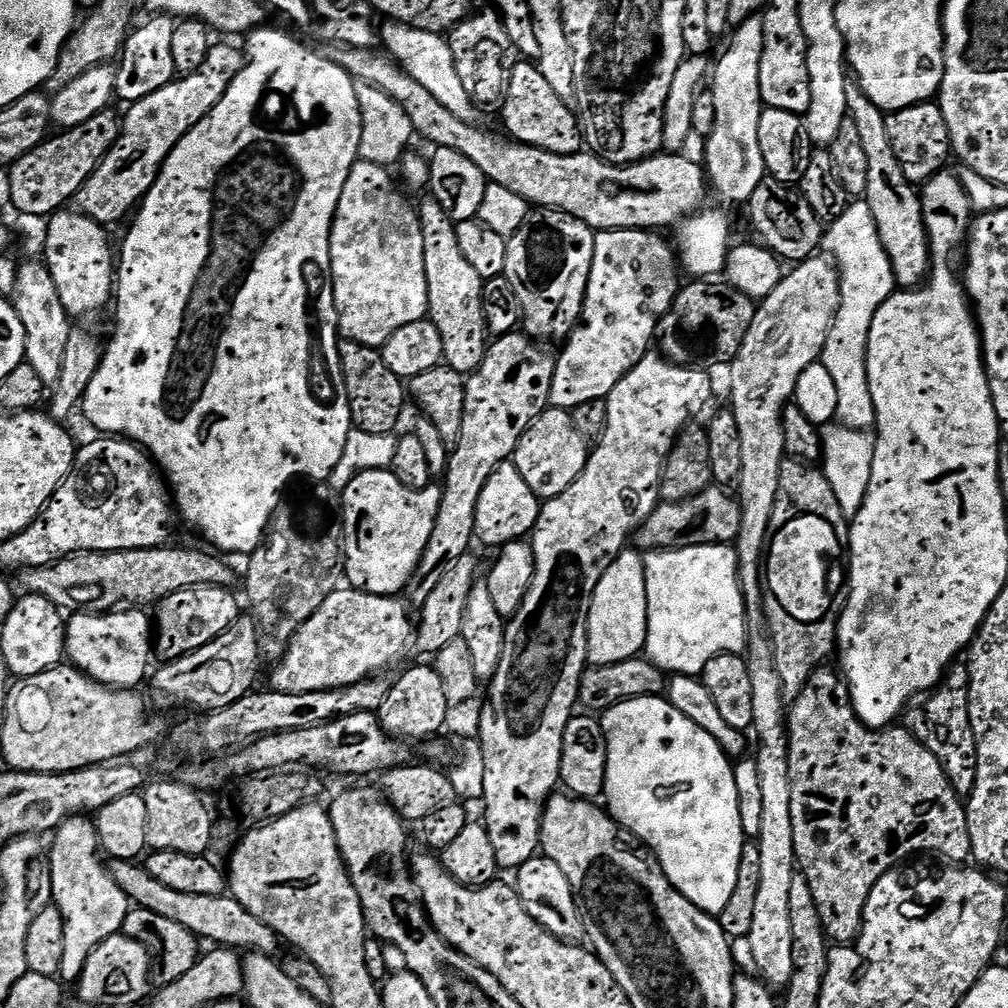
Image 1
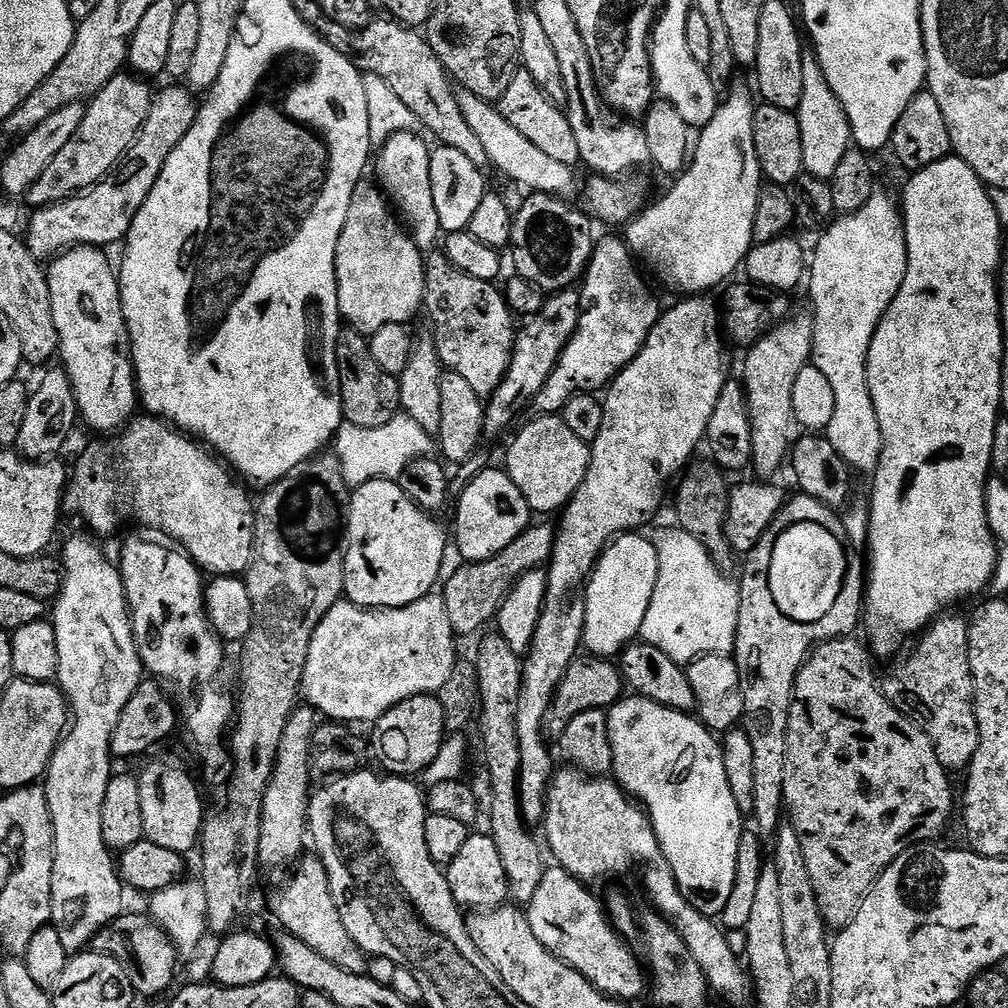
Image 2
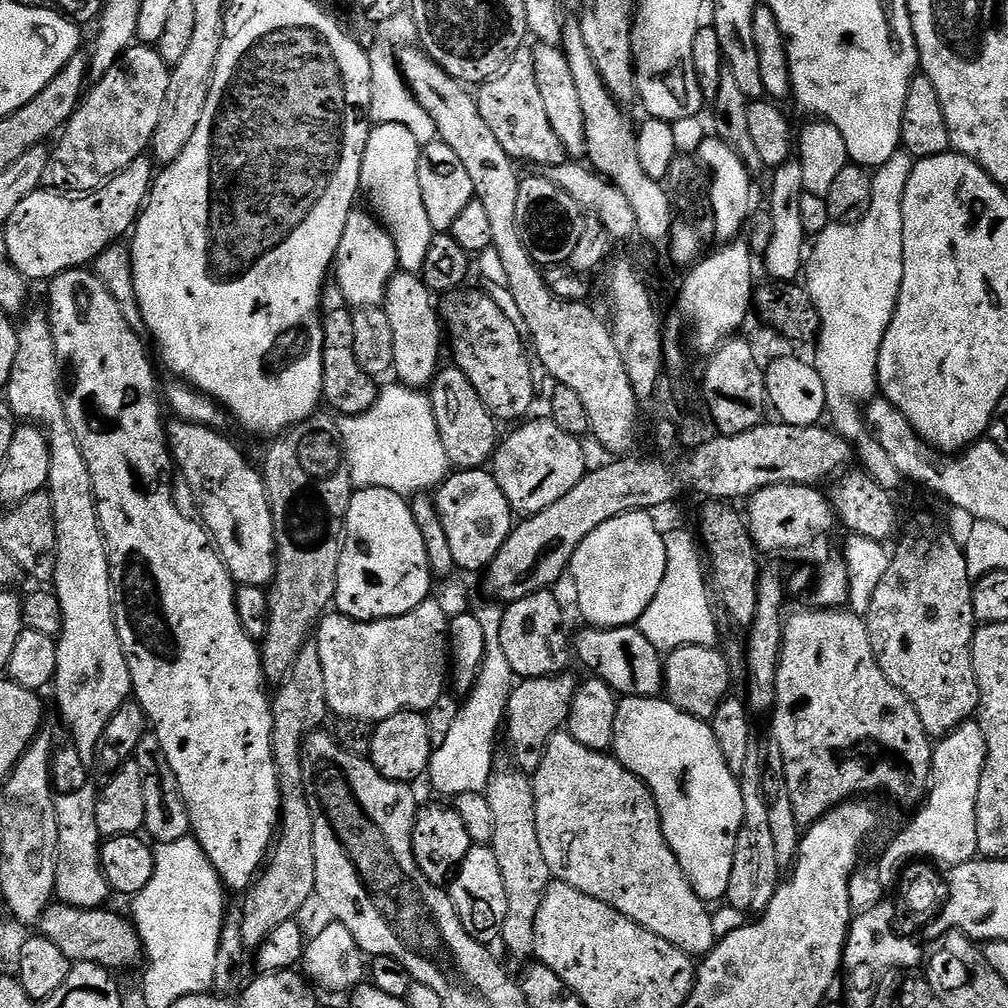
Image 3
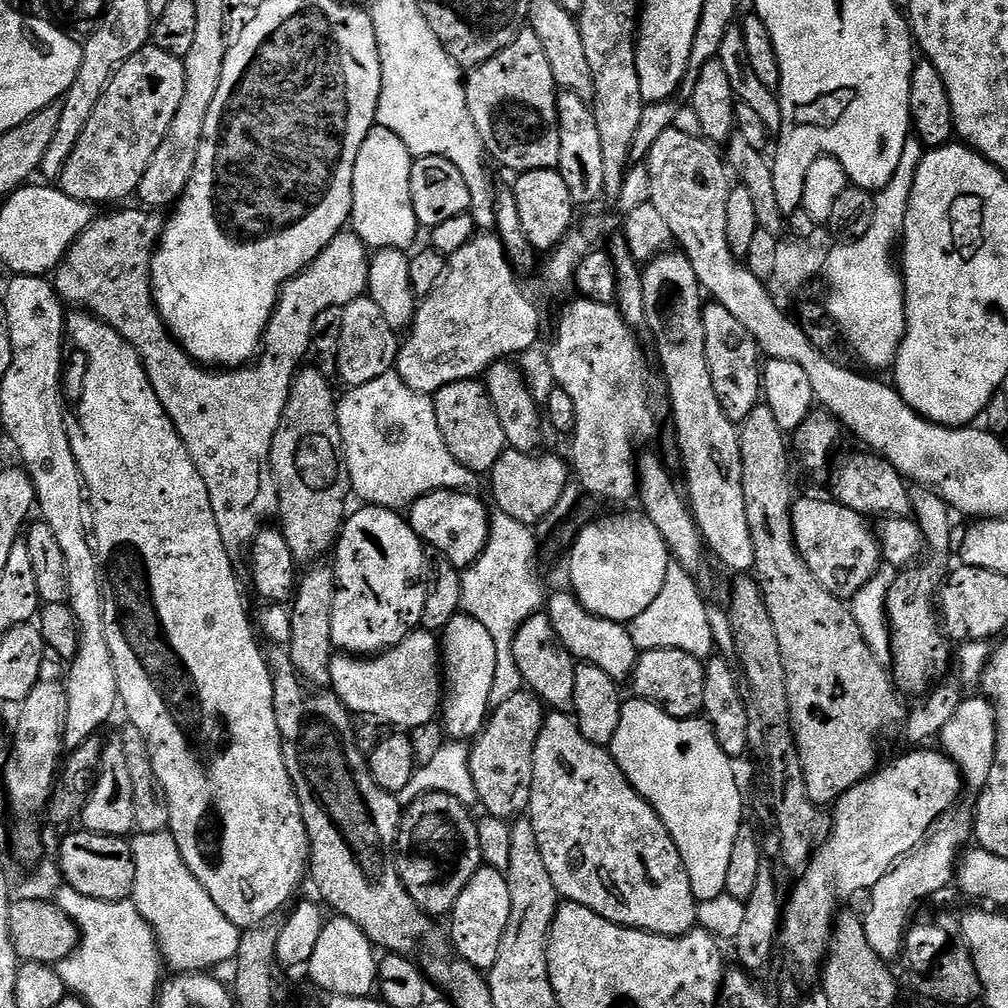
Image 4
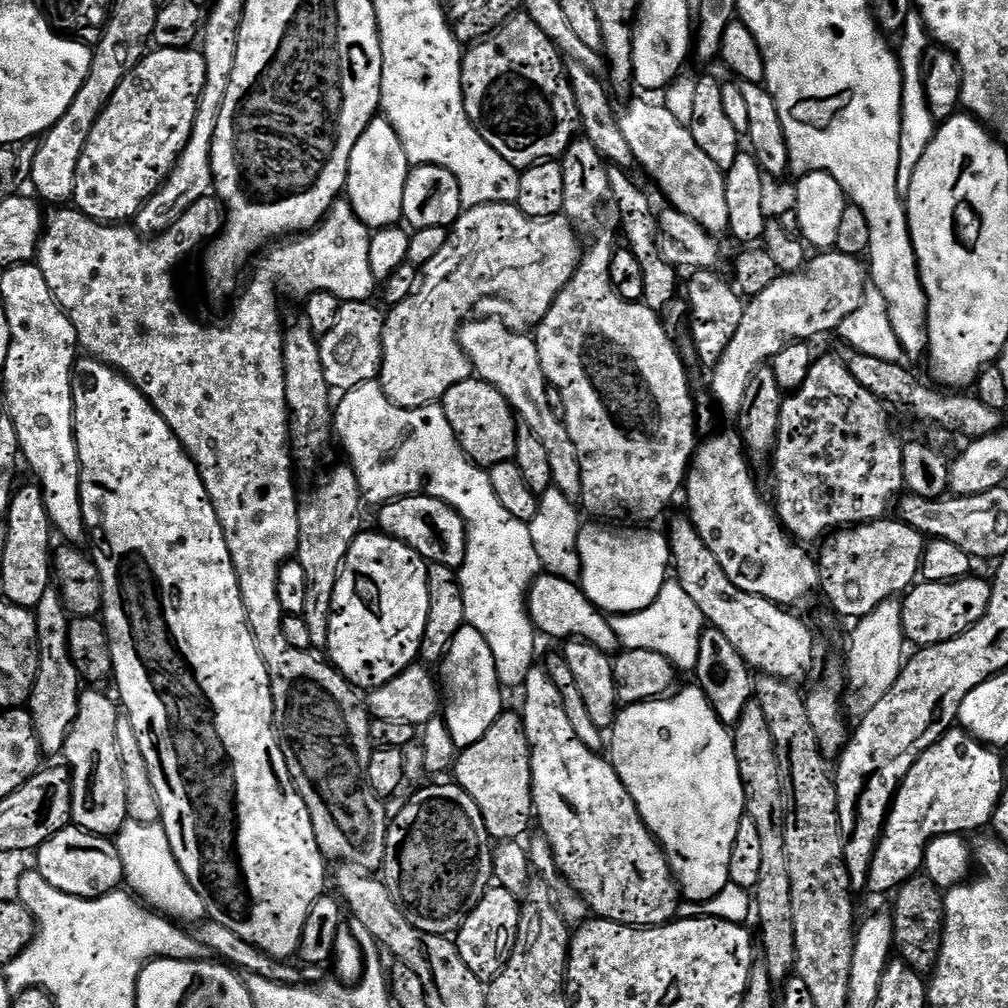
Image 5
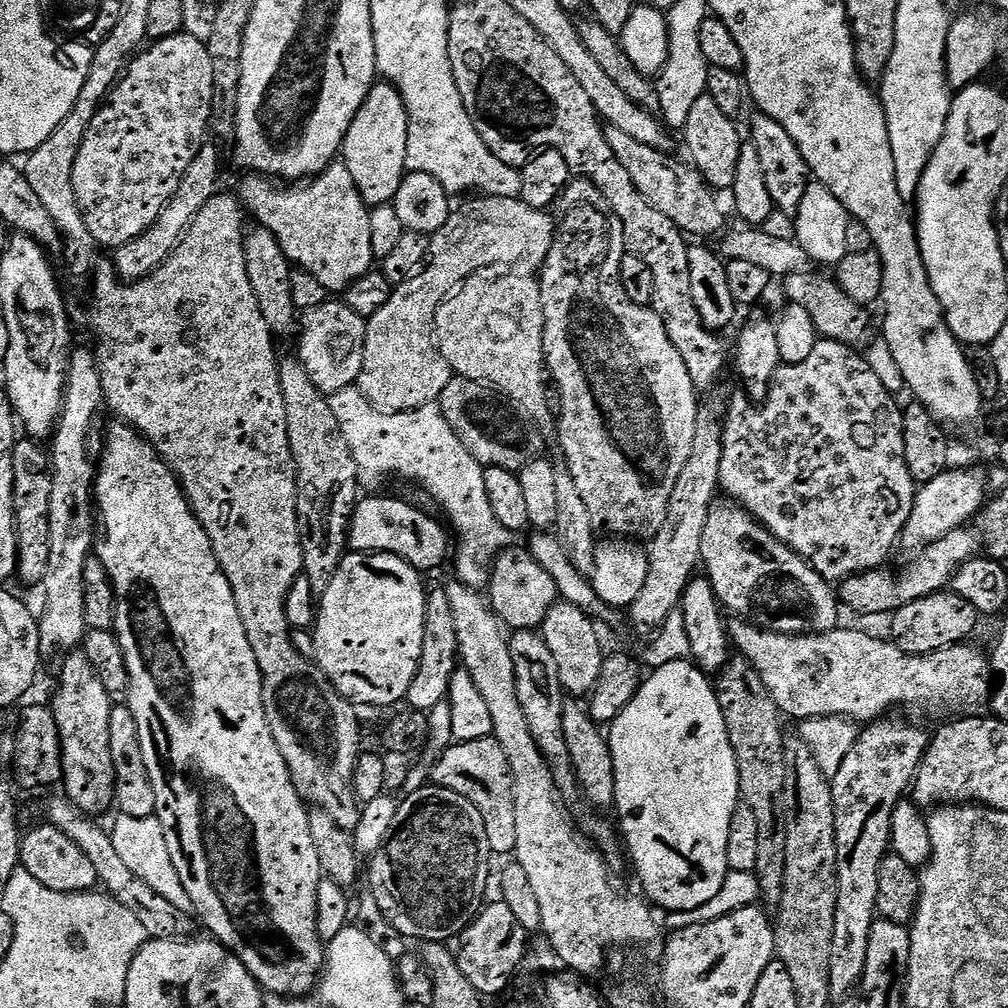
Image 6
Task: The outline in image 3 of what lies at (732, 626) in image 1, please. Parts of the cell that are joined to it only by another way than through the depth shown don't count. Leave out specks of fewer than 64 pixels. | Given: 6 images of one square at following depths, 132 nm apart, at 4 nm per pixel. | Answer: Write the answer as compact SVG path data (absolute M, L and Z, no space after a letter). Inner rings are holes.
M676 528L673 532L670 530L664 532L664 545L666 546L666 574L662 578L662 586L658 586L658 594L654 594L650 606L646 606L646 610L640 615L638 621L640 632L646 634L646 638L650 638L650 642L661 654L673 652L682 646L713 647L717 643L718 616L716 612L712 613L714 600L710 595L710 584L706 579L706 570L702 565L702 552L698 547L697 539L693 533L691 536L690 533Z

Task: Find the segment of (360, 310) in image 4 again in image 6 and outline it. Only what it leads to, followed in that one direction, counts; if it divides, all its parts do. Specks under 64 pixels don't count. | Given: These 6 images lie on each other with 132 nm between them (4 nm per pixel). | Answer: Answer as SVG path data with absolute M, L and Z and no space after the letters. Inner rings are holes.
M329 302L311 308L298 320L298 337L300 336L300 352L298 359L306 366L306 374L310 374L310 382L319 392L331 394L351 388L362 374L362 358L366 346L366 330L368 321L365 317L354 314L350 306L343 302Z

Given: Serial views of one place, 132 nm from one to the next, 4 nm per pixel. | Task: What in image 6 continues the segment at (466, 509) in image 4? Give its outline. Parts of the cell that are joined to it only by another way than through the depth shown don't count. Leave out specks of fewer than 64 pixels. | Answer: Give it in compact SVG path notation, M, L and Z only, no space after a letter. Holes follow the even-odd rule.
M368 494L363 497L357 503L356 509L354 510L354 514L352 515L352 521L350 522L350 526L348 527L348 547L351 549L351 551L354 552L385 552L386 554L390 554L391 556L397 556L398 558L402 558L406 561L407 564L410 565L411 568L416 569L417 572L421 574L427 574L427 572L432 572L435 570L435 568L440 568L444 564L444 559L449 559L450 556L450 548L448 552L448 536L450 540L450 534L449 531L445 528L445 525L441 523L439 524L438 521L435 520L434 517L431 516L428 512L423 512L420 508L415 508L412 504L407 504L404 500L399 500L396 496L380 496L384 494Z

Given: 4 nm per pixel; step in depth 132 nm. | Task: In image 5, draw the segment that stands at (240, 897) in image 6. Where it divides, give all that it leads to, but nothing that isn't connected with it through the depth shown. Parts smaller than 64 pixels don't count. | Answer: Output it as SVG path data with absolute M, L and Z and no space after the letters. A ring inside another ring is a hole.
M88 358L85 361L84 369L82 364L75 373L75 383L72 386L72 424L76 428L76 449L80 459L80 501L84 527L96 547L94 562L104 587L102 619L112 640L114 685L120 691L118 700L126 713L126 719L134 726L134 734L138 734L138 746L142 746L142 758L146 758L150 782L154 782L154 790L158 794L160 824L164 827L178 866L205 904L207 919L226 926L226 930L234 930L238 938L246 938L250 946L256 946L275 960L291 961L299 953L302 930L314 902L325 895L326 857L316 841L310 810L306 810L306 802L302 802L302 794L298 794L290 778L286 758L280 749L280 740L276 736L270 674L266 670L266 662L262 662L262 654L258 654L254 634L250 634L246 606L242 602L242 590L238 586L234 562L226 546L222 522L208 497L196 463L188 457L188 452L174 430L166 426L166 418L154 410L152 403L122 373L107 364L101 364L99 360Z

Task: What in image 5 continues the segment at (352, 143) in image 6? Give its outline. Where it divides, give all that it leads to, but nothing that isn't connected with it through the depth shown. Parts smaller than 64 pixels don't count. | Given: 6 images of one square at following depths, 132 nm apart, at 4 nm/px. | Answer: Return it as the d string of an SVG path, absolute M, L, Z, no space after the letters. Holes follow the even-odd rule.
M383 118L370 121L362 138L358 138L358 146L354 146L354 154L350 154L346 185L346 199L368 229L391 228L401 223L404 215L402 194L409 171L406 150L402 150L402 142L390 121Z

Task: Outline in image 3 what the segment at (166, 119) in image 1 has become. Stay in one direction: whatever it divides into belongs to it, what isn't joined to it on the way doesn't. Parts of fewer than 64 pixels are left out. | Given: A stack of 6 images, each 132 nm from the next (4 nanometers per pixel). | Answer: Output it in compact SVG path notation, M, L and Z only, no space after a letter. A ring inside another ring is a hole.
M143 155L130 166L126 166L126 170L122 170L92 192L68 195L55 190L41 190L30 194L30 198L23 200L2 226L2 235L6 238L8 263L14 265L29 282L35 280L51 282L64 272L91 265L105 250L123 241L120 239L123 236L125 239L136 227L136 221L144 211L144 205L148 203L148 194L152 190L154 179L152 168L154 169L153 161L147 155Z

